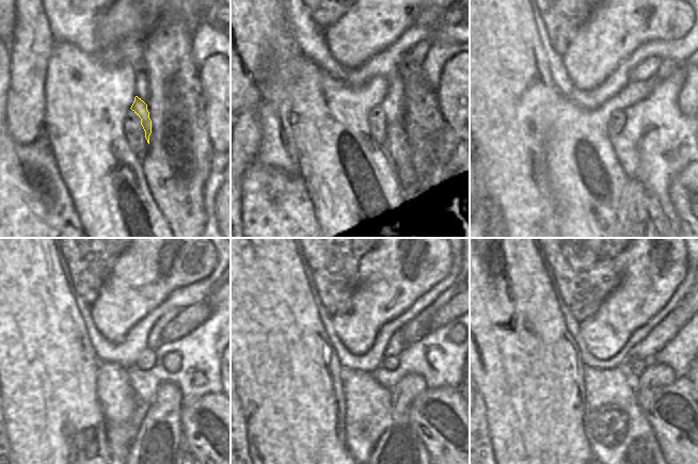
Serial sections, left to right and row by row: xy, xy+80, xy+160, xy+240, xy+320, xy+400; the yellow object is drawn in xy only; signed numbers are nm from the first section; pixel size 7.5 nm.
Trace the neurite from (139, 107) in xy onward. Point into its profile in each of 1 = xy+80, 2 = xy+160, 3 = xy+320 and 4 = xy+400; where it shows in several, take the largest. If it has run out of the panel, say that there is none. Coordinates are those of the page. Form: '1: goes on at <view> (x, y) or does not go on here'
1: goes on at xy+80 (414, 186)
2: goes on at xy+160 (656, 216)
3: does not go on here
4: does not go on here

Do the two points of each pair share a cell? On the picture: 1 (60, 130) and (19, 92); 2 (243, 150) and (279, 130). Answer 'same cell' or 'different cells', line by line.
1: different cells
2: different cells

